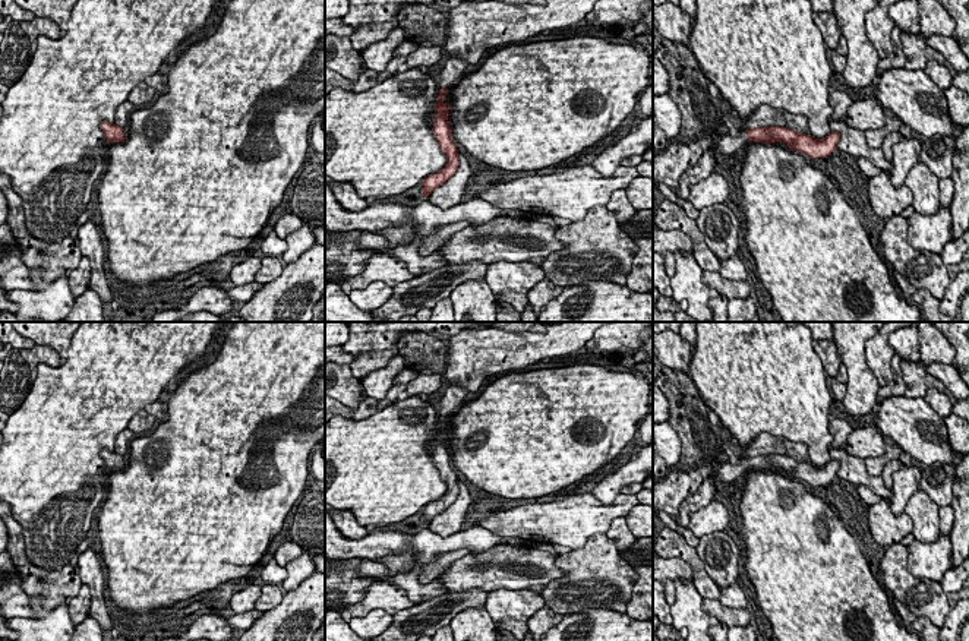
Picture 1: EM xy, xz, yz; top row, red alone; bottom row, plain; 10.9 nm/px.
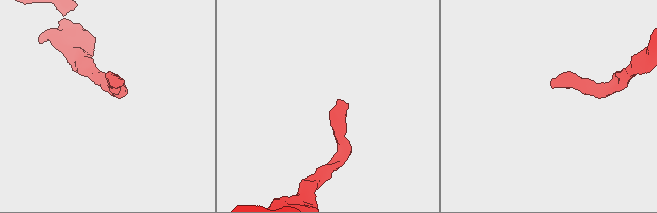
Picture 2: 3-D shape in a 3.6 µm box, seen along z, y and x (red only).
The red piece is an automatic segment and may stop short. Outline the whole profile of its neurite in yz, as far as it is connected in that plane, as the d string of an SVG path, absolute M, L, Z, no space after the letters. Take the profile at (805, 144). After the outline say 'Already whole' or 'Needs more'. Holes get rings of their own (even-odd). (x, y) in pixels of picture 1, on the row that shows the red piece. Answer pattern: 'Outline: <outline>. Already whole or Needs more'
Outline: M771 126L738 132L735 136L726 135L716 146L710 145L710 149L716 157L717 154L733 154L747 142L783 142L795 152L824 158L834 152L839 139L837 132L831 132L823 139L814 139L811 135L802 135L787 127Z. Needs more

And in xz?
Outline: M451 56L451 59L446 61L444 69L438 75L441 89L438 91L439 95L436 97L436 104L433 108L436 117L433 120L432 130L442 154L446 157L446 164L441 171L433 173L423 180L422 183L423 198L427 198L436 187L444 184L448 179L451 179L455 174L460 164L458 149L449 138L451 135L451 127L448 124L449 105L445 101L448 95L448 88L455 79L458 79L464 73L467 64L468 63L465 60L461 60L457 56Z. Needs more

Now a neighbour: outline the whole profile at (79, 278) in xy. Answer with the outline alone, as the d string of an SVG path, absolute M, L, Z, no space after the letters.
M82 256L79 266L69 275L70 291L78 299L89 288L91 263L89 259Z

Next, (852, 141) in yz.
M830 121L830 132L837 132L840 139L837 148L856 158L865 157L875 167L881 168L888 177L893 171L893 162L884 158L881 148L869 148L867 145L865 132L849 127L843 121Z

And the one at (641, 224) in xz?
M653 209L637 211L632 218L619 224L619 228L631 239L653 239Z

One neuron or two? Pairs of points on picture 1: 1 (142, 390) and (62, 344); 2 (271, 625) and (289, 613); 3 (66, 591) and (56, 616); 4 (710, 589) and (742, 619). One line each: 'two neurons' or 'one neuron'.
1: two neurons
2: one neuron
3: two neurons
4: two neurons

